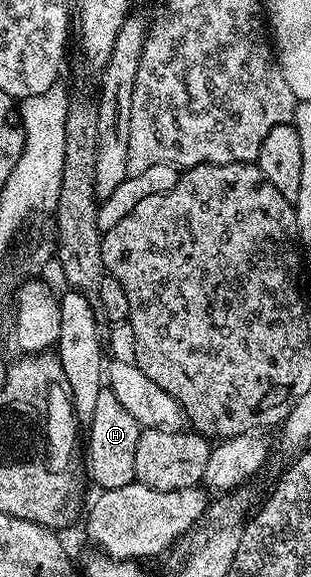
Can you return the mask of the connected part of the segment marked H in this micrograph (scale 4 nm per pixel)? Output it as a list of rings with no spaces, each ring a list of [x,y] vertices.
[[[103,388],[98,391],[98,399],[94,406],[94,419],[87,422],[86,437],[88,433],[88,471],[92,475],[92,481],[97,485],[97,490],[113,489],[114,487],[126,487],[136,481],[134,475],[134,451],[138,451],[138,439],[142,427],[122,403],[118,403],[117,396],[110,388]]]

